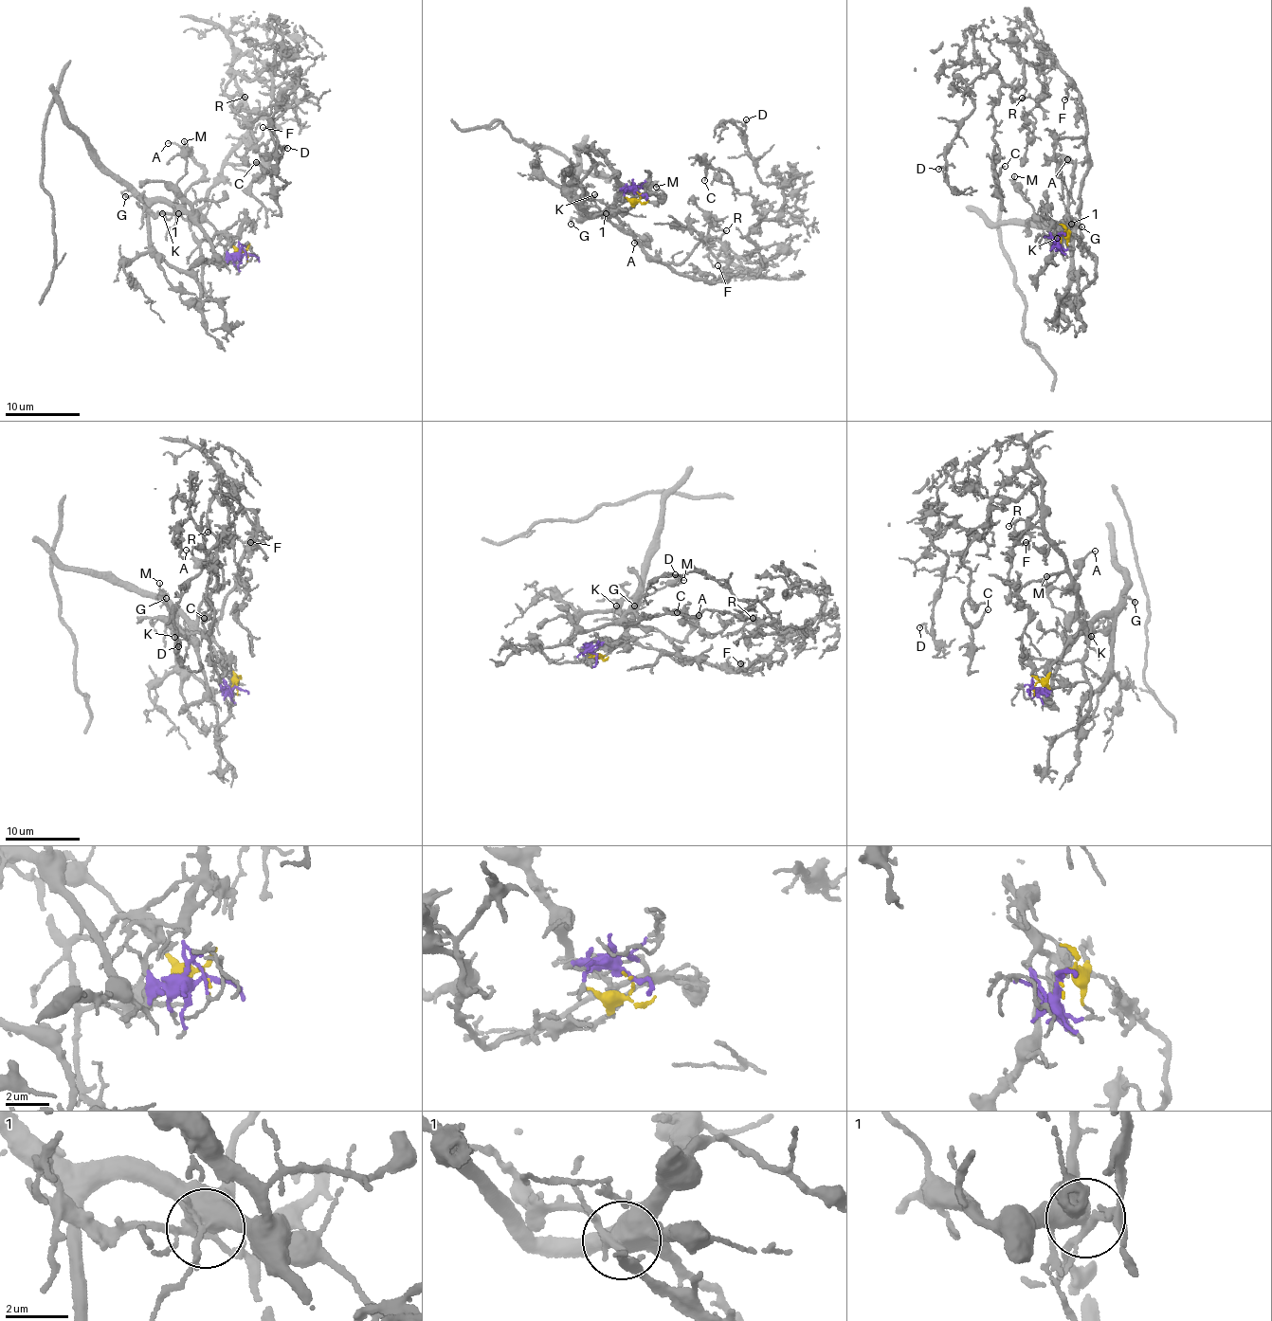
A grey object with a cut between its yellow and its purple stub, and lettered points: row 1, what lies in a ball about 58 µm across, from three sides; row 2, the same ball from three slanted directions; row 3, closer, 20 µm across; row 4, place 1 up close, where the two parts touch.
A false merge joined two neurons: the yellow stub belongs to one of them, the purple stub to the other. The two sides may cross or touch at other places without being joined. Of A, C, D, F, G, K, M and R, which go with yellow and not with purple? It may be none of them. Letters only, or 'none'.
A, G, M

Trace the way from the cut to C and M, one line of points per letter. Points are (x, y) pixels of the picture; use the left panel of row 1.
C: (247, 255), (190, 218), (249, 124), (230, 75), (264, 71), (281, 151), (257, 162)
M: (247, 255), (205, 221), (198, 222), (186, 212), (191, 210), (177, 183), (185, 171), (184, 141)

